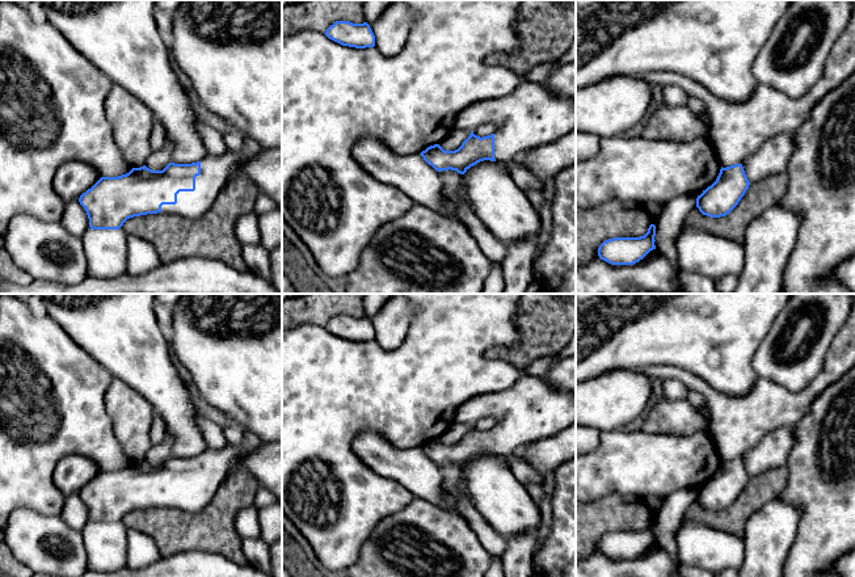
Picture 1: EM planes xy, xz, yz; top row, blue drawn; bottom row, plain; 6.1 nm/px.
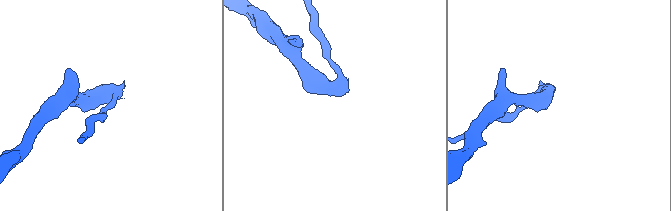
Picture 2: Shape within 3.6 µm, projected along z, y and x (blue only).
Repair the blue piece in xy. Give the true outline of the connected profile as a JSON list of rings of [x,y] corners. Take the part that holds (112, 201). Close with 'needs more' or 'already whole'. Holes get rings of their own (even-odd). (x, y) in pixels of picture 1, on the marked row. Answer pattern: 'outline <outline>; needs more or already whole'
outline [[[227,151],[214,156],[207,153],[201,161],[191,164],[169,163],[163,170],[152,170],[146,165],[132,168],[118,177],[101,177],[79,198],[87,211],[90,229],[119,229],[134,216],[169,212],[197,219],[207,212],[220,190],[233,174],[241,173],[250,155]]]; needs more

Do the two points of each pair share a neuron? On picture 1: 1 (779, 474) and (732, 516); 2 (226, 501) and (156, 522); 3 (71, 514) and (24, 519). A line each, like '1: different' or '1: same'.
1: same
2: same
3: different

